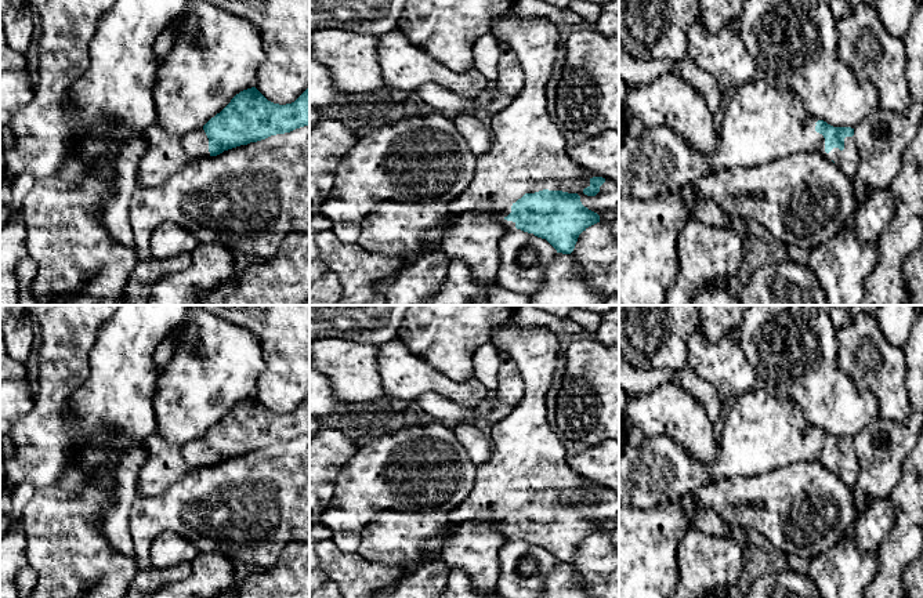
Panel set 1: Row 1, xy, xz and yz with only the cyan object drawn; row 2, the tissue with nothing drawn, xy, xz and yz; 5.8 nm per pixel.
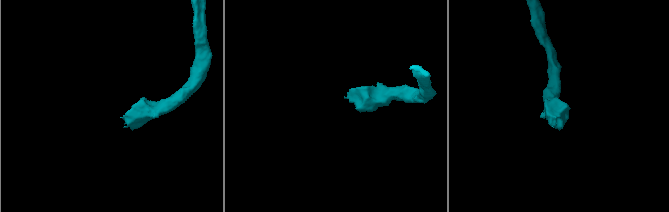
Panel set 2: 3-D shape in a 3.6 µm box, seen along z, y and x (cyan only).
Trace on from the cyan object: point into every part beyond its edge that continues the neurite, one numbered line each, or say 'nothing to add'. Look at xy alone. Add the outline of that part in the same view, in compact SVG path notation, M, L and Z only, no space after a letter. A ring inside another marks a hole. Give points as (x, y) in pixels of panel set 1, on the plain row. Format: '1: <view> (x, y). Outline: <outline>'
1: xy (165, 463). Outline: M156 431L144 442L145 461L140 468L137 497L153 497L174 485L184 474L210 465L203 436L175 445Z

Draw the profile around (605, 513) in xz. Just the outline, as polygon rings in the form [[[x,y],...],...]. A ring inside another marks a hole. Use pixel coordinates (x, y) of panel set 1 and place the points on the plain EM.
[[[605,489],[596,505],[578,503],[589,519],[600,525],[600,532],[609,533],[615,551],[619,552],[619,494]]]

